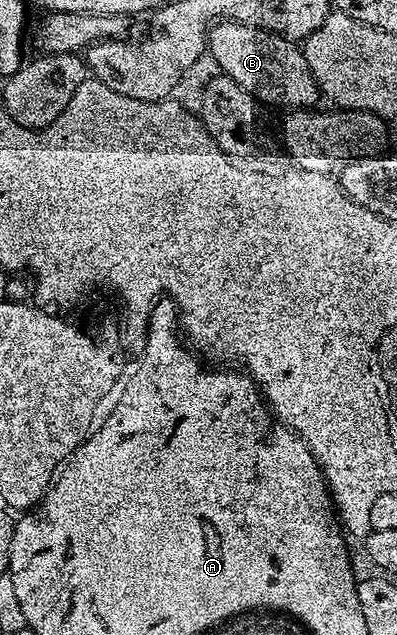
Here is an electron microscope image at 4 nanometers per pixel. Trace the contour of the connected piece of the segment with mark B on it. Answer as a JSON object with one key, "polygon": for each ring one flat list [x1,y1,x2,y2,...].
{"polygon":[[217,20,209,27,207,54,217,61,216,69,231,76,239,88,252,94,258,103,279,102,285,108,313,108,318,105,319,80,311,72,305,51,294,39,246,22]]}

